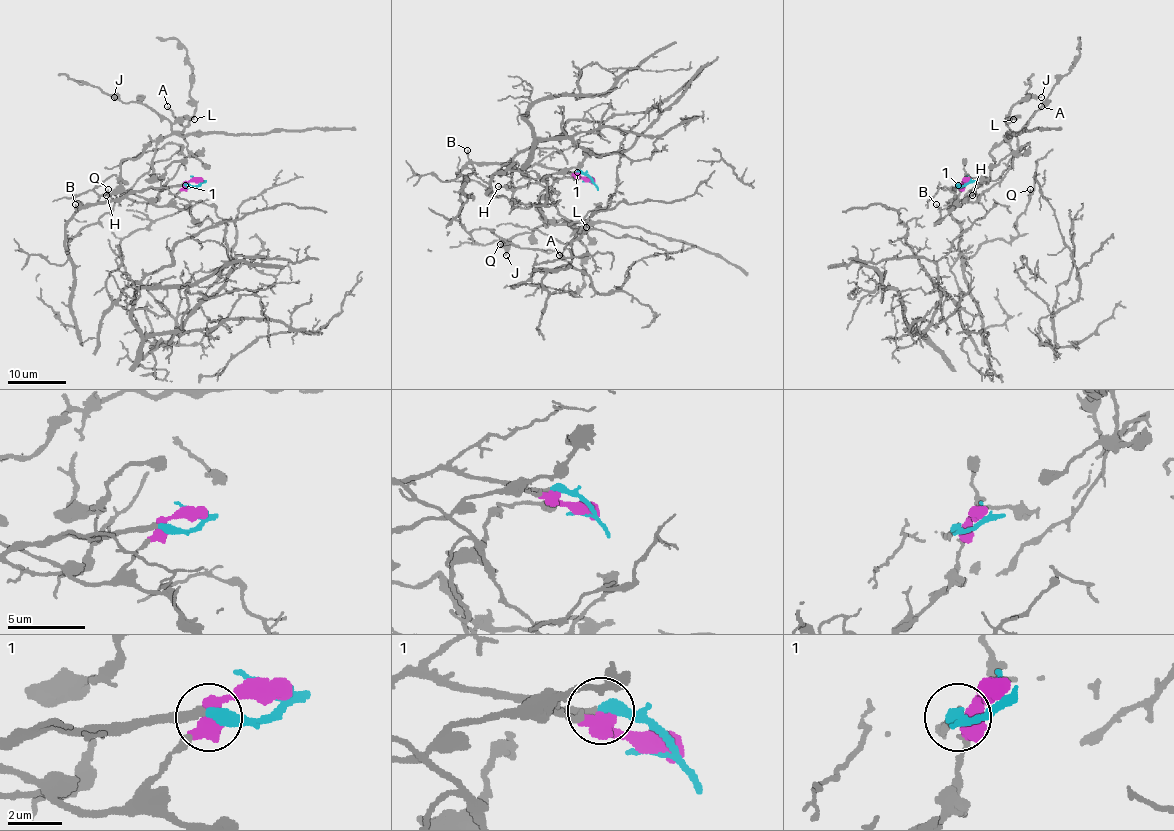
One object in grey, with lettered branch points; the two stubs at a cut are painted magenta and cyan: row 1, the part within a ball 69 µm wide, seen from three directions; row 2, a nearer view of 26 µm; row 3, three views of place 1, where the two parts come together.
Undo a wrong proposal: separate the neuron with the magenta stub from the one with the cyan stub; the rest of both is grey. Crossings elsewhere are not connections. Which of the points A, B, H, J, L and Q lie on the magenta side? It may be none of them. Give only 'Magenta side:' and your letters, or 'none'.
Magenta side: A, H, J, L

